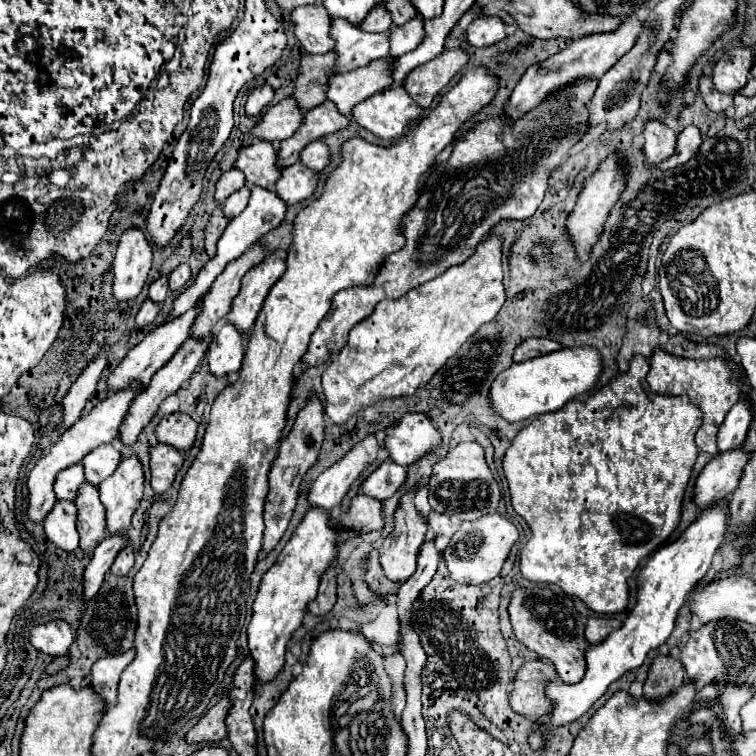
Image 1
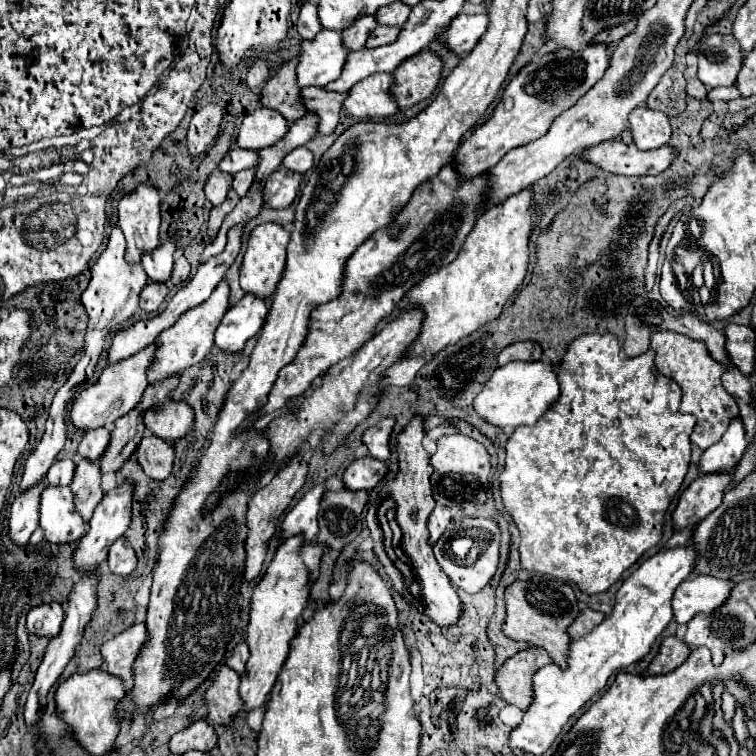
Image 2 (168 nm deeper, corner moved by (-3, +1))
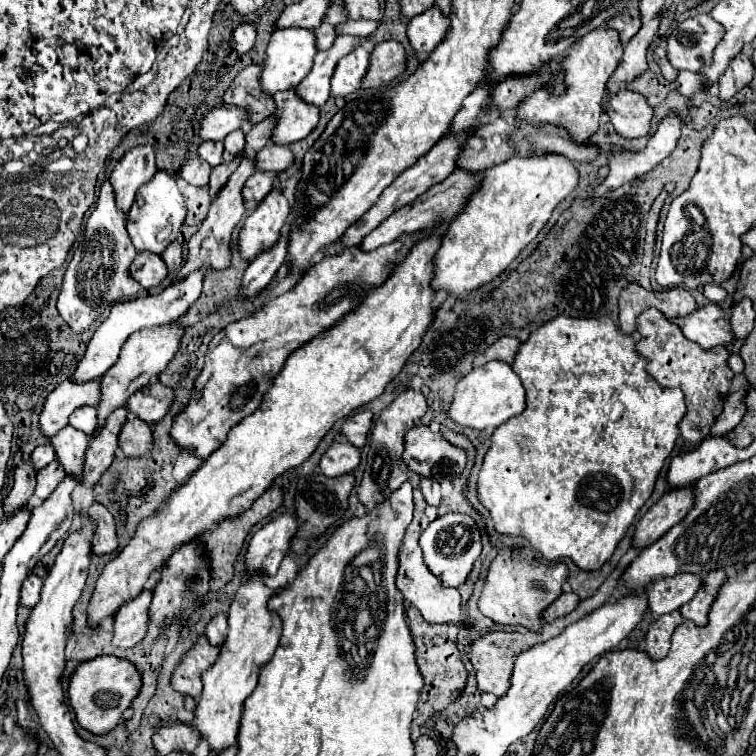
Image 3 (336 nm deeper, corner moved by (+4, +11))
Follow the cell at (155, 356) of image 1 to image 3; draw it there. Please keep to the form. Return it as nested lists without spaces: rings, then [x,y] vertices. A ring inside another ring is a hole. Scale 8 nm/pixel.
[[[101,377],[93,381],[85,381],[77,385],[77,381],[63,381],[57,385],[41,411],[41,433],[45,437],[57,435],[67,423],[69,415],[81,407],[81,405],[93,405],[97,407],[97,401],[101,399]]]

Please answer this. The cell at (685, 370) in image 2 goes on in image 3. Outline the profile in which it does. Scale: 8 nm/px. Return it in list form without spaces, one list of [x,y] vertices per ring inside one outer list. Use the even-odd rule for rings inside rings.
[[[647,309],[637,317],[637,331],[641,333],[641,341],[637,343],[637,351],[649,359],[647,371],[663,385],[663,387],[679,387],[685,393],[687,415],[681,421],[681,435],[687,443],[699,443],[709,437],[715,419],[723,411],[723,403],[729,395],[731,381],[735,373],[729,369],[727,359],[729,351],[725,347],[701,349],[701,345],[689,341],[681,329],[665,319],[657,309]]]

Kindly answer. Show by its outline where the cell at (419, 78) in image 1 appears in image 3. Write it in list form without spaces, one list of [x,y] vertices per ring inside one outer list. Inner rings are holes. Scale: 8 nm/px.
[[[383,41],[375,45],[371,53],[371,63],[363,81],[367,89],[379,89],[383,83],[391,83],[405,73],[407,67],[407,51],[397,41]]]

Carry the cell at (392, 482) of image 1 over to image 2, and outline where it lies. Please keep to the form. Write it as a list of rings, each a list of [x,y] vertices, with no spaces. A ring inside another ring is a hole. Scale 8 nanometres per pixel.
[[[362,457],[346,467],[342,481],[350,491],[358,491],[358,489],[370,491],[386,475],[386,471],[388,467],[382,461],[376,461],[372,457]]]

